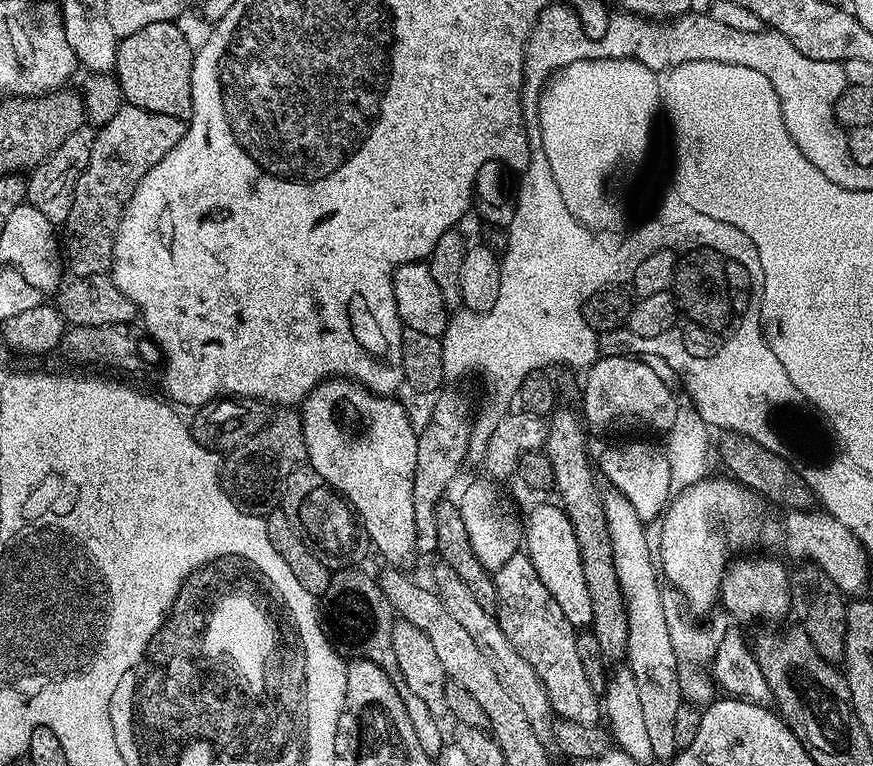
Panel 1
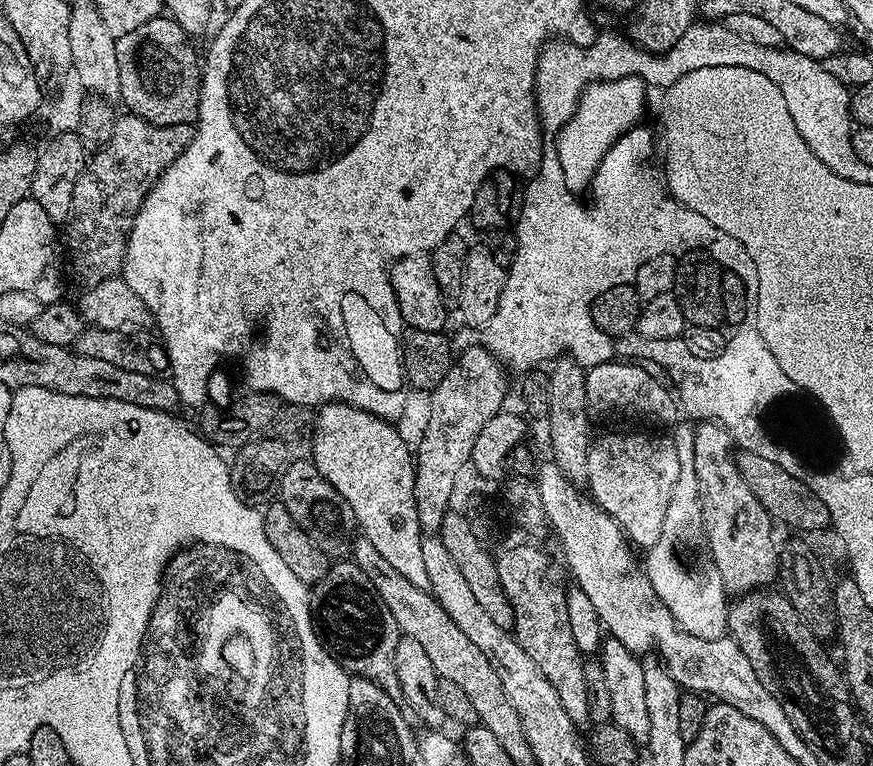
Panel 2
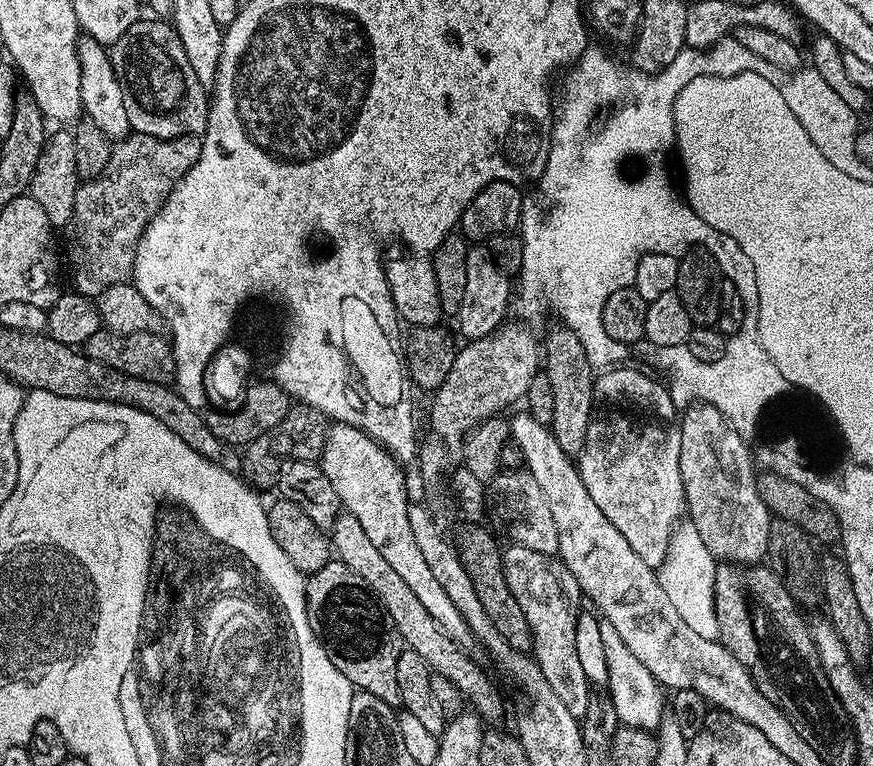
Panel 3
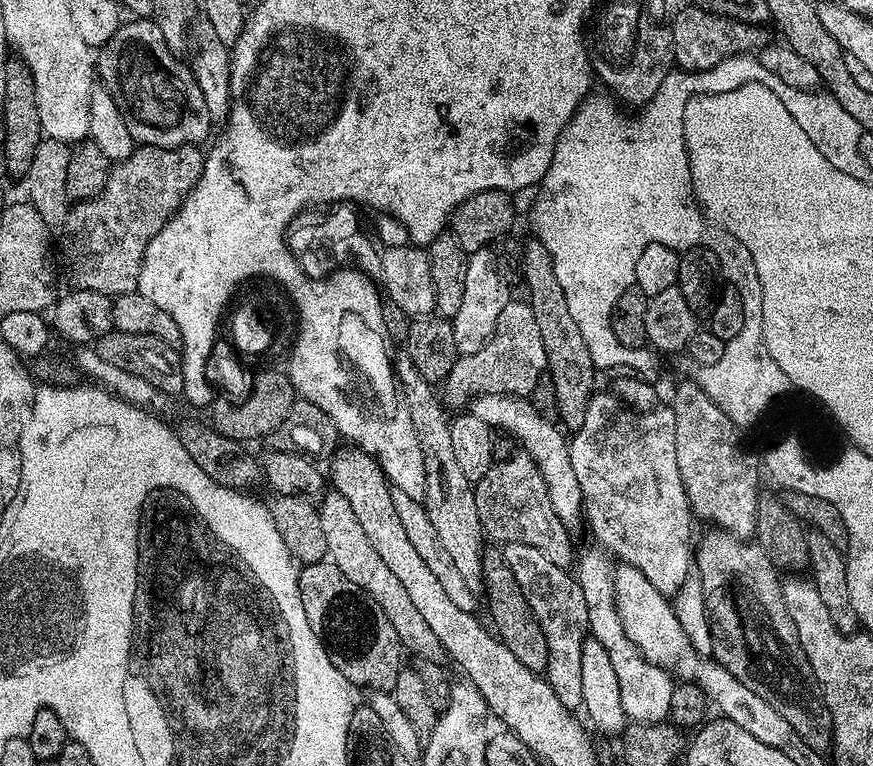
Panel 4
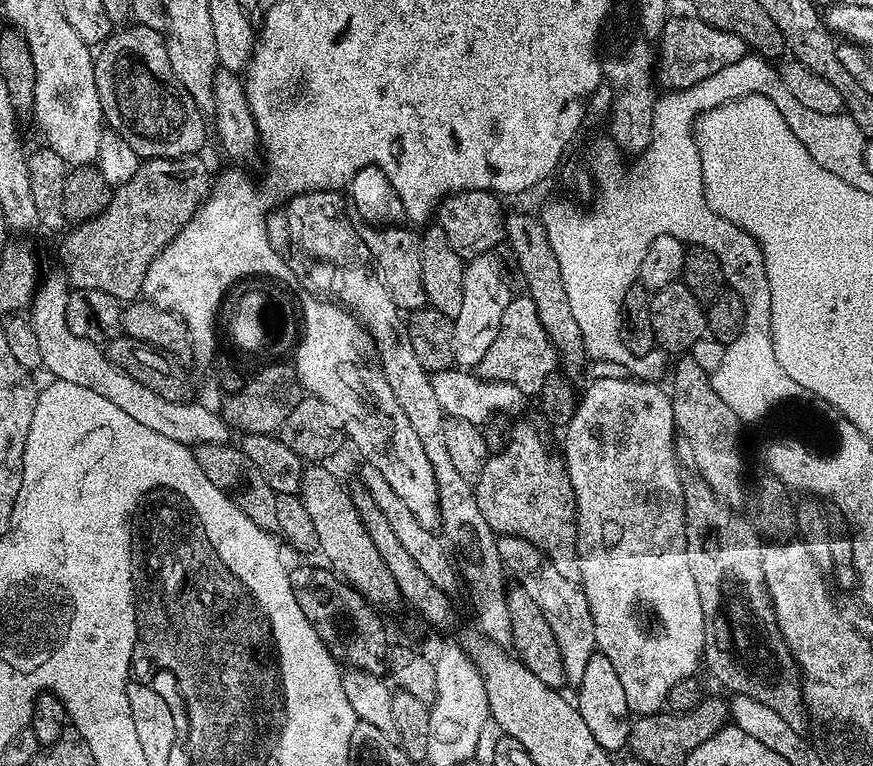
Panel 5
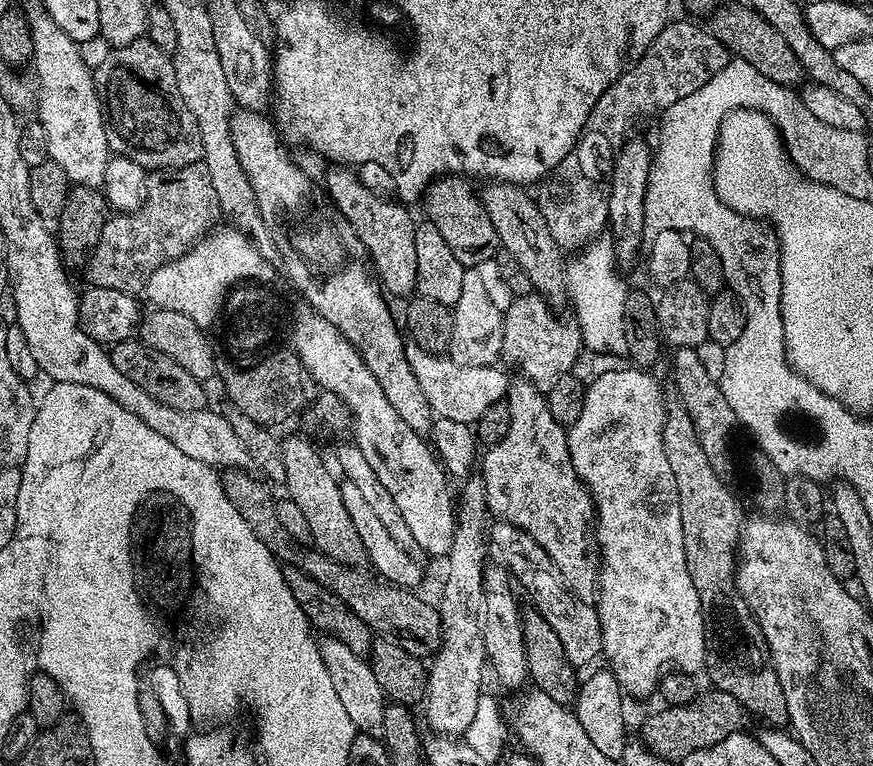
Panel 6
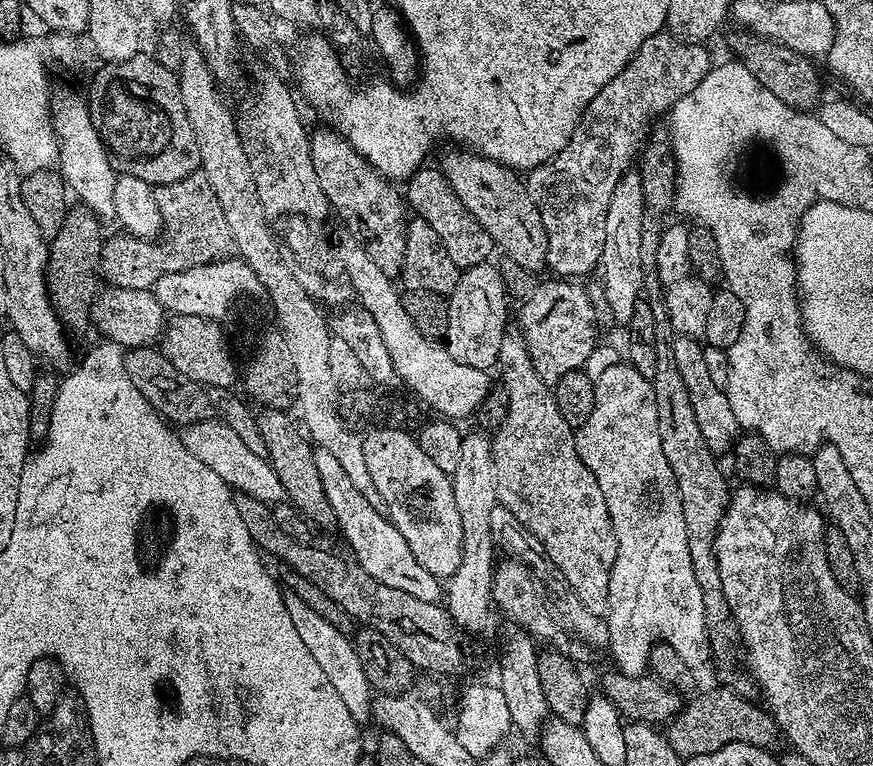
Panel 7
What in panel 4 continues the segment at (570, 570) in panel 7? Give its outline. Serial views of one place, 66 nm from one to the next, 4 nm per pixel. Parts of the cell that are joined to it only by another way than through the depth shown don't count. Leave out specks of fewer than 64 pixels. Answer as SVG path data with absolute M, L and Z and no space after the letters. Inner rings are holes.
M520 450L509 460L495 461L492 468L486 470L483 478L475 481L474 487L478 518L489 541L500 546L505 544L534 546L534 550L542 550L542 554L546 554L546 558L550 558L554 566L566 569L573 567L573 533L564 525L562 518L558 518L554 506L550 506L546 482L527 452Z

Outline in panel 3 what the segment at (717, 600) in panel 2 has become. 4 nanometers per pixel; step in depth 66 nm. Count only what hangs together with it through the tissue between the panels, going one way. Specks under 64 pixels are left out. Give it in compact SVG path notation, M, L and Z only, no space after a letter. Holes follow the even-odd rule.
M684 518L672 531L667 554L664 555L664 560L657 569L659 585L669 597L669 601L673 603L673 607L677 608L677 617L685 622L690 630L702 634L707 640L719 637L715 591L717 563L715 556L707 549L706 542L699 537L692 520Z

